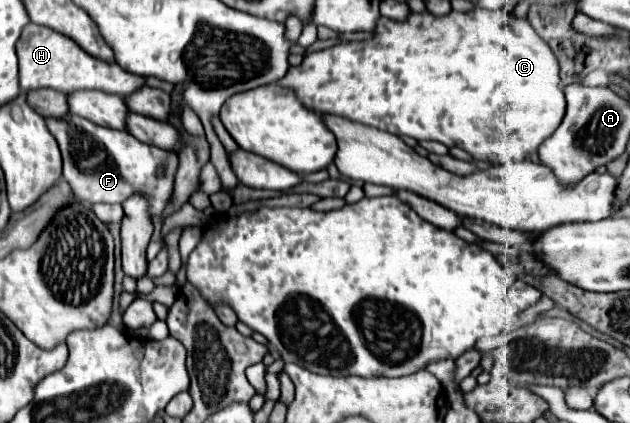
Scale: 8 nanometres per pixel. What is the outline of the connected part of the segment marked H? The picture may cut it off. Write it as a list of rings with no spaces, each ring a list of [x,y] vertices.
[[[26,24],[26,28],[22,28],[22,34],[16,44],[16,54],[20,60],[22,92],[36,88],[52,88],[64,94],[70,94],[74,90],[102,90],[108,94],[128,96],[144,84],[142,76],[126,72],[116,62],[104,62],[100,58],[90,56],[72,38],[38,24]]]

